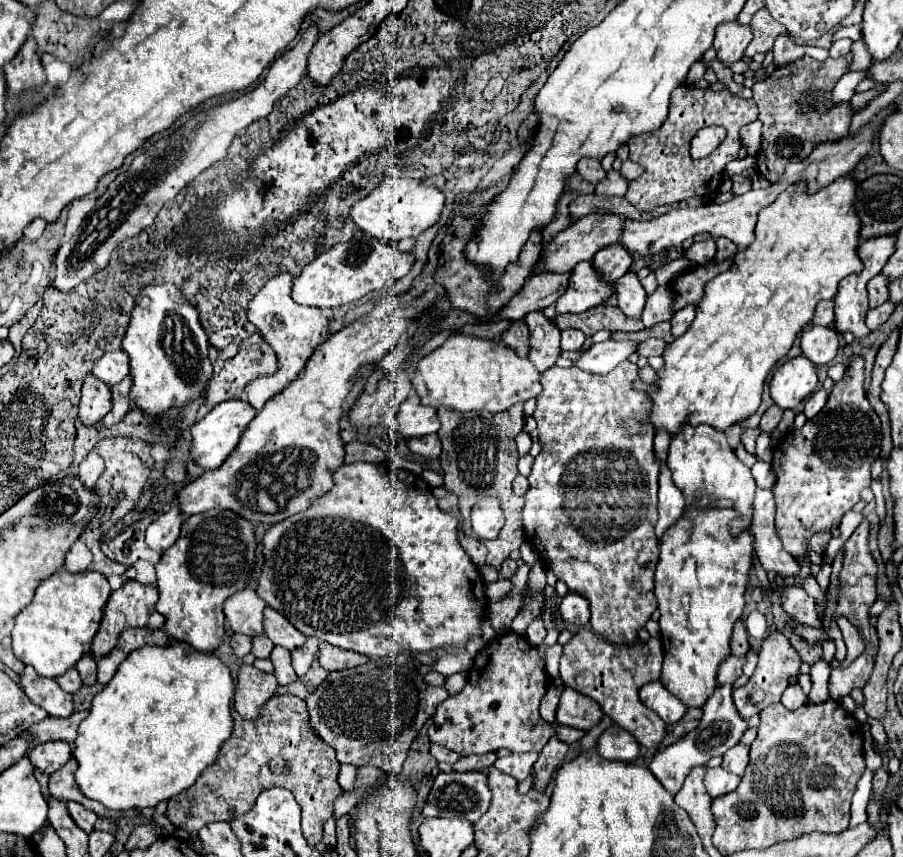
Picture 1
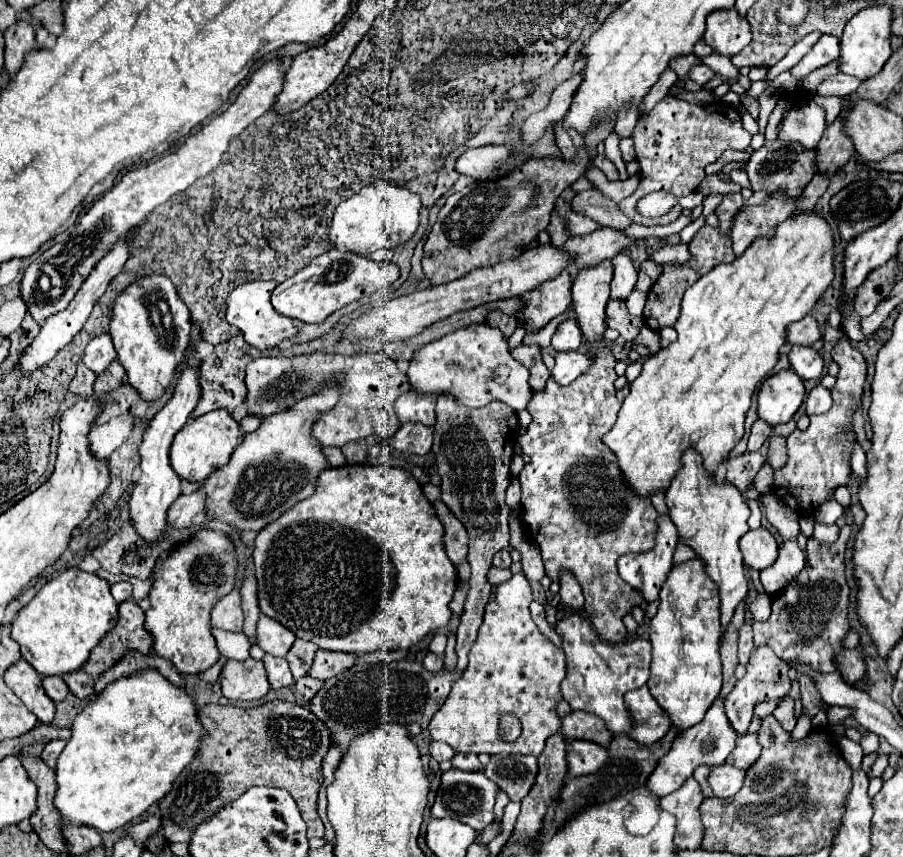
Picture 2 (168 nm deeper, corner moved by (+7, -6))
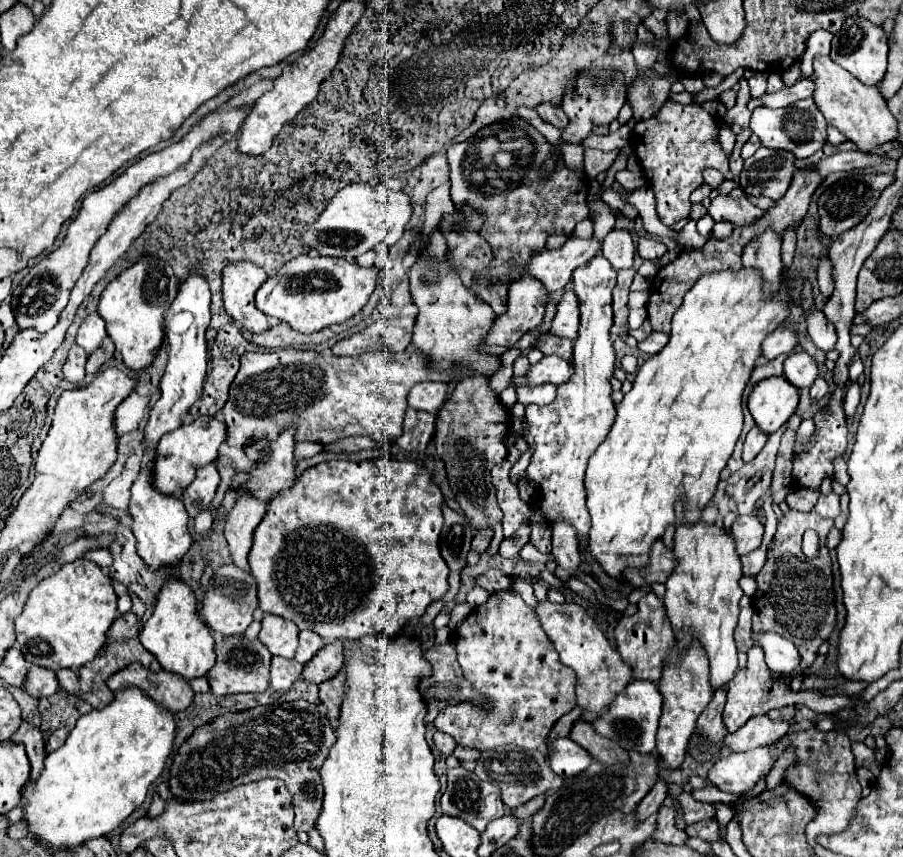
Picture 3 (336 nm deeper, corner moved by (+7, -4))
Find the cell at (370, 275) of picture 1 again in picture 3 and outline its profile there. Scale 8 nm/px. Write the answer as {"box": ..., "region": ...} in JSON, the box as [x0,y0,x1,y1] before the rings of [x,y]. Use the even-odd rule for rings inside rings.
{"box":[255,254,379,334],"region":[[[303,254],[283,264],[283,268],[267,278],[255,294],[255,306],[267,316],[287,322],[301,334],[313,334],[327,326],[341,324],[355,316],[375,290],[379,270],[375,266],[361,268],[341,258],[325,258]]]}

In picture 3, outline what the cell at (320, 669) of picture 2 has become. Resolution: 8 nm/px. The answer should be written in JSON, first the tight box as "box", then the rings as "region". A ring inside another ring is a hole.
{"box":[301,640,343,684],"region":[[[337,640],[337,642],[325,644],[313,656],[313,660],[309,660],[303,666],[301,678],[307,684],[323,684],[325,680],[333,678],[341,668],[343,668],[343,644]]]}

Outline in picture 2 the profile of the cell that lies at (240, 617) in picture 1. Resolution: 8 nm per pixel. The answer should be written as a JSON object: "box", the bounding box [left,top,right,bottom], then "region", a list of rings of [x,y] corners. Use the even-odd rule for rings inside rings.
{"box":[211,590,243,632],"region":[[[239,590],[229,592],[223,596],[213,612],[211,612],[211,624],[213,628],[229,630],[229,632],[241,632],[243,628],[243,610],[241,610],[241,594]]]}

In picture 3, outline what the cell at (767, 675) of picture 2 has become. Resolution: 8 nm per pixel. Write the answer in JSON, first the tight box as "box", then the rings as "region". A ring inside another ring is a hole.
{"box":[723,646,809,732],"region":[[[753,646],[747,652],[747,666],[735,674],[735,678],[727,686],[727,704],[723,710],[723,724],[727,732],[739,730],[751,716],[767,714],[771,708],[781,708],[789,704],[805,704],[807,706],[809,692],[791,692],[789,684],[781,684],[779,680],[771,678],[771,670],[765,664],[763,650],[759,646]]]}

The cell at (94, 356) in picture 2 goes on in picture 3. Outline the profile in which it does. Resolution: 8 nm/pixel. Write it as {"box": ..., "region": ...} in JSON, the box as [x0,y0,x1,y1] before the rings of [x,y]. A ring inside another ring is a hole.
{"box":[75,312,107,354],"region":[[[93,312],[93,314],[89,314],[89,316],[81,322],[81,326],[79,326],[79,330],[77,330],[77,336],[75,336],[75,342],[77,342],[87,354],[91,354],[95,348],[101,346],[101,340],[103,340],[105,336],[107,336],[105,320],[101,320],[97,312]]]}

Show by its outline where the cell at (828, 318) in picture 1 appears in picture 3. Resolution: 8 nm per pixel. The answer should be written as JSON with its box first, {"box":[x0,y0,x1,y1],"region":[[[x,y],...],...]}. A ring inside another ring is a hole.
{"box":[761,324,797,360],"region":[[[781,324],[777,330],[773,330],[761,344],[761,358],[773,360],[781,354],[791,354],[797,346],[797,334]]]}

